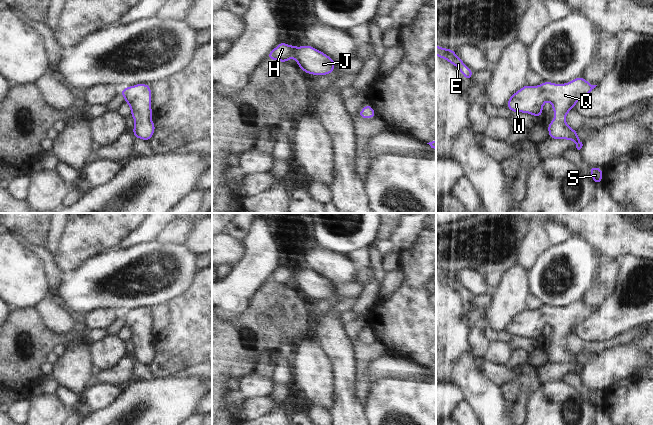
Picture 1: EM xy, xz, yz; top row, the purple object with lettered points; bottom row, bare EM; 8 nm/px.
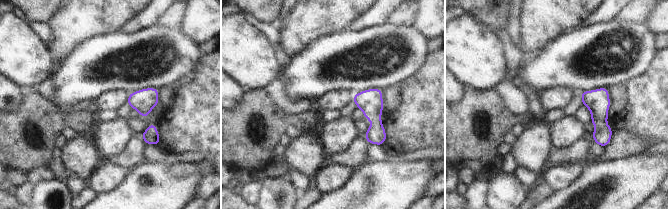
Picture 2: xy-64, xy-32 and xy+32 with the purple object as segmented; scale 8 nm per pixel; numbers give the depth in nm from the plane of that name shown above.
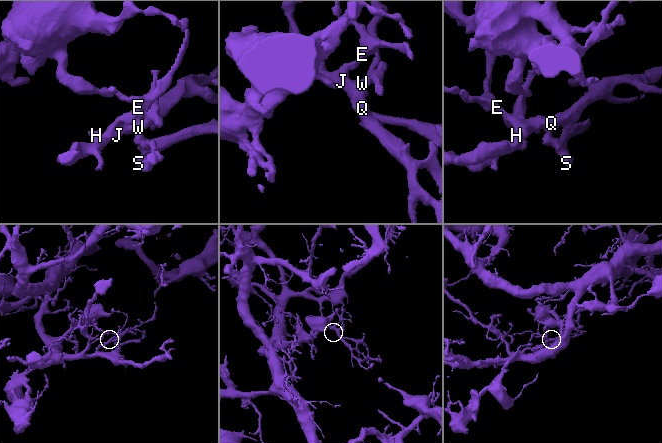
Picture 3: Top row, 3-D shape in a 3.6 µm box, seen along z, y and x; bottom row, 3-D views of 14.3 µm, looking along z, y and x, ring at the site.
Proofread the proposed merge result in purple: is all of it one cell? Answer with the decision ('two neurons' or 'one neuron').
one neuron

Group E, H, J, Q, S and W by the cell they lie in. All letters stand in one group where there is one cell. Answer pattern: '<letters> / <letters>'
E H J Q S W

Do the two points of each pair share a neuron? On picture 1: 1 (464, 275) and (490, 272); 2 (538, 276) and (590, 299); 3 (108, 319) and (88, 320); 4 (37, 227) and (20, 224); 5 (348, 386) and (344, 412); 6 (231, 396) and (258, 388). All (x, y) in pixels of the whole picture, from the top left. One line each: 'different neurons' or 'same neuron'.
1: different neurons
2: different neurons
3: same neuron
4: same neuron
5: same neuron
6: same neuron

